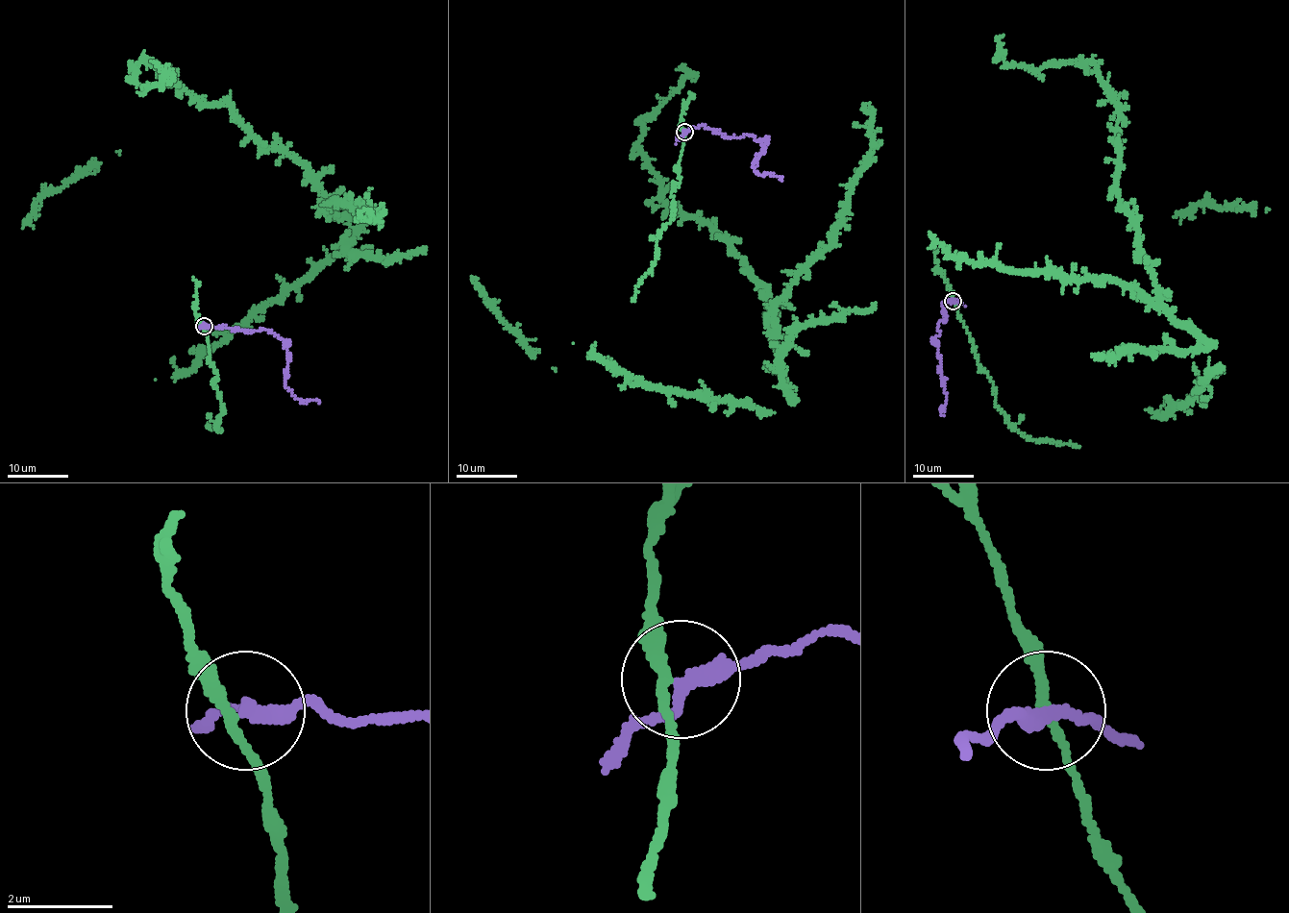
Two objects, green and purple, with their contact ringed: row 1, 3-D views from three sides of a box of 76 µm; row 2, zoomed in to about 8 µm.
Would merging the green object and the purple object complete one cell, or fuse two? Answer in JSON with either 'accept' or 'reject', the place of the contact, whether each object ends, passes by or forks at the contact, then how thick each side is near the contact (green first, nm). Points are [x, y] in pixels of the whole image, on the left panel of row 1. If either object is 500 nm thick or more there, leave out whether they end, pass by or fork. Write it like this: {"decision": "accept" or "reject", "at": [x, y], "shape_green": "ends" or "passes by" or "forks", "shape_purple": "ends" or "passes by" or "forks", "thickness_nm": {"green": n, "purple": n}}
{"decision": "reject", "at": [204, 326], "shape_green": "passes by", "shape_purple": "passes by", "thickness_nm": {"green": 180, "purple": 240}}

